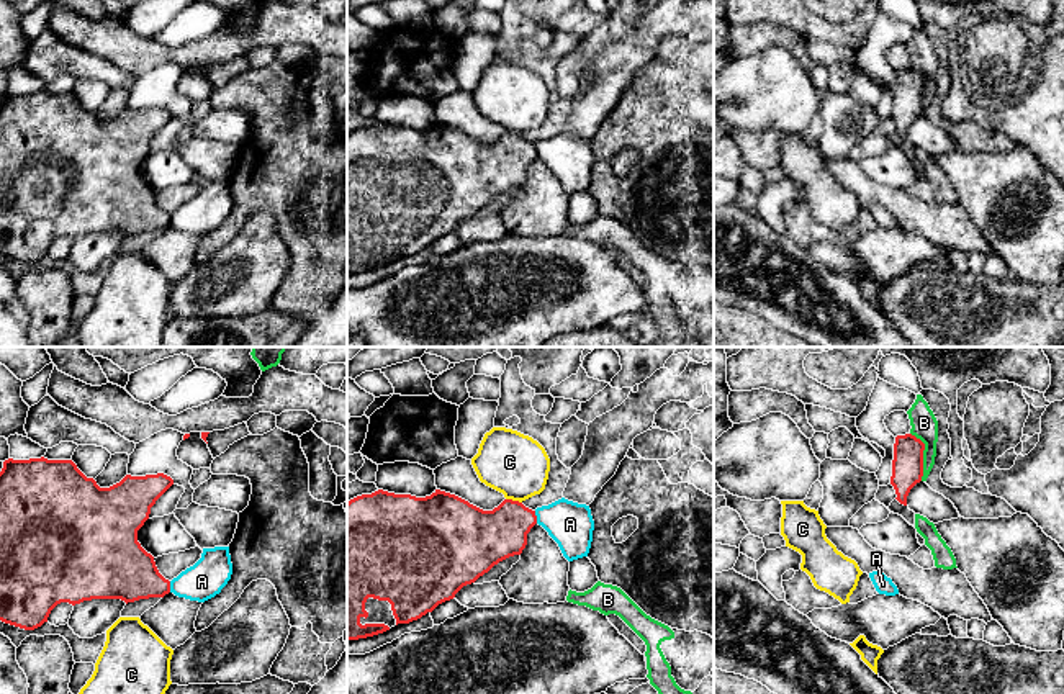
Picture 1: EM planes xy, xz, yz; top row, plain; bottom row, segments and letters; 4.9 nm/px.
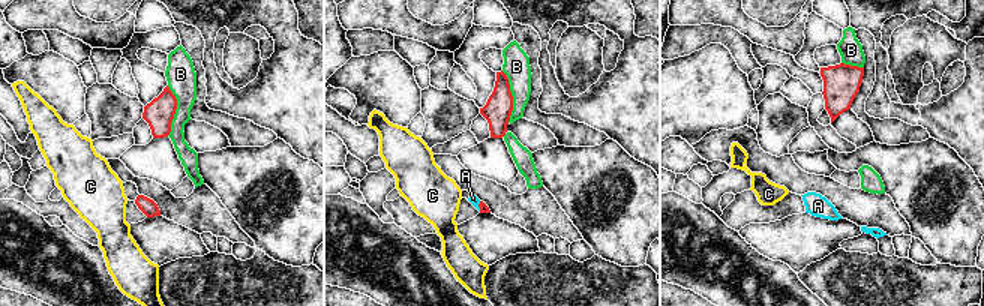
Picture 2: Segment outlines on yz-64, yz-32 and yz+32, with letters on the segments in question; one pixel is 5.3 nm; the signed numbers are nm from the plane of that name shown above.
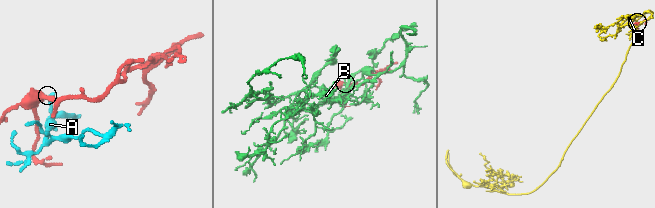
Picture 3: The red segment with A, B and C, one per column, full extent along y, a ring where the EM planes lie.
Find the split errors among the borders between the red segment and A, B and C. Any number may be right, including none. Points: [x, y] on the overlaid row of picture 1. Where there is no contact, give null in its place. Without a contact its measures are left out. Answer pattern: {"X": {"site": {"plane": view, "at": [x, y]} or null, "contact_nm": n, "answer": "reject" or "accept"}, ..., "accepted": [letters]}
{"A": {"site": {"plane": "xz", "at": [536, 518]}, "contact_nm": 70, "answer": "reject"}, "B": {"site": {"plane": "yz", "at": [922, 455]}, "contact_nm": 240, "answer": "reject"}, "C": {"site": {"plane": "xz", "at": [514, 501]}, "contact_nm": 80, "answer": "reject"}, "accepted": []}

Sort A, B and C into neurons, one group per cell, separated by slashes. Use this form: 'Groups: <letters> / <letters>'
Groups: A / B / C

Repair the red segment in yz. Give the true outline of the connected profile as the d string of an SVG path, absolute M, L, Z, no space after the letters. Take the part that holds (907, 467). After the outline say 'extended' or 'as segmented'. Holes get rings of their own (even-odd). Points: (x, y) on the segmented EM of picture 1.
M912 434L895 437L890 484L904 506L910 489L922 481L923 450L925 444Z; as segmented

